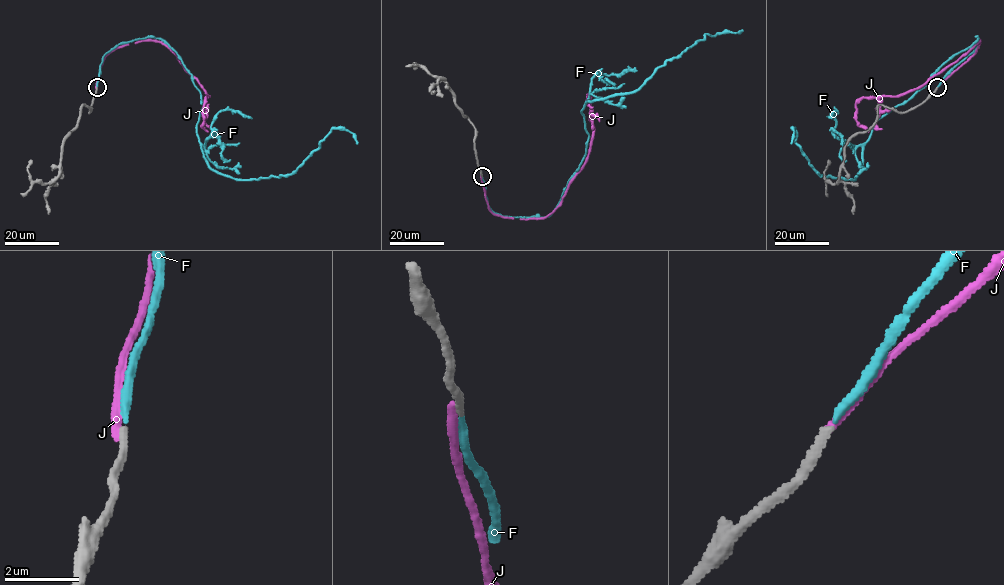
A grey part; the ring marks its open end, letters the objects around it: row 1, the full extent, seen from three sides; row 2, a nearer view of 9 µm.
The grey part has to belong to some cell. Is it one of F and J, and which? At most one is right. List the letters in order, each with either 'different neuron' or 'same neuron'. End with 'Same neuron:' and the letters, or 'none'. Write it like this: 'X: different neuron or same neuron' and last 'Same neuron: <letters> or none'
F: same neuron
J: different neuron
Same neuron: F

